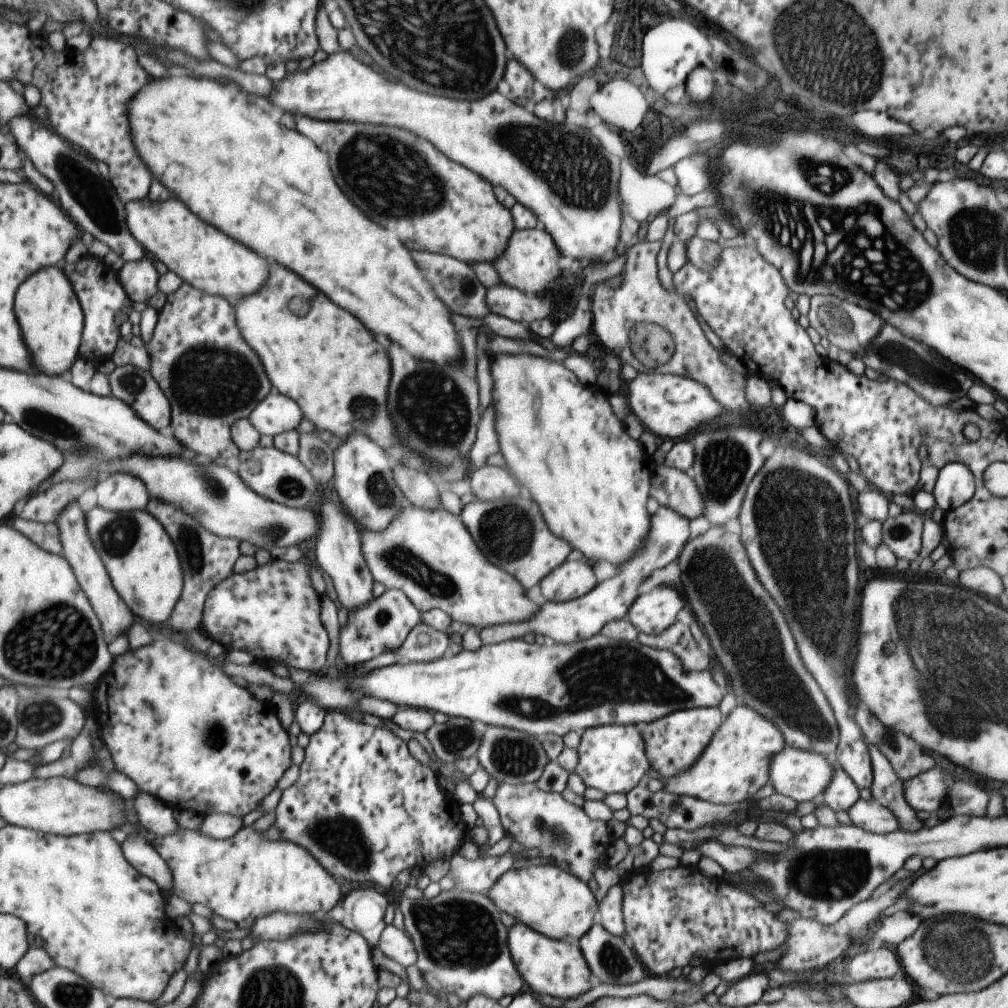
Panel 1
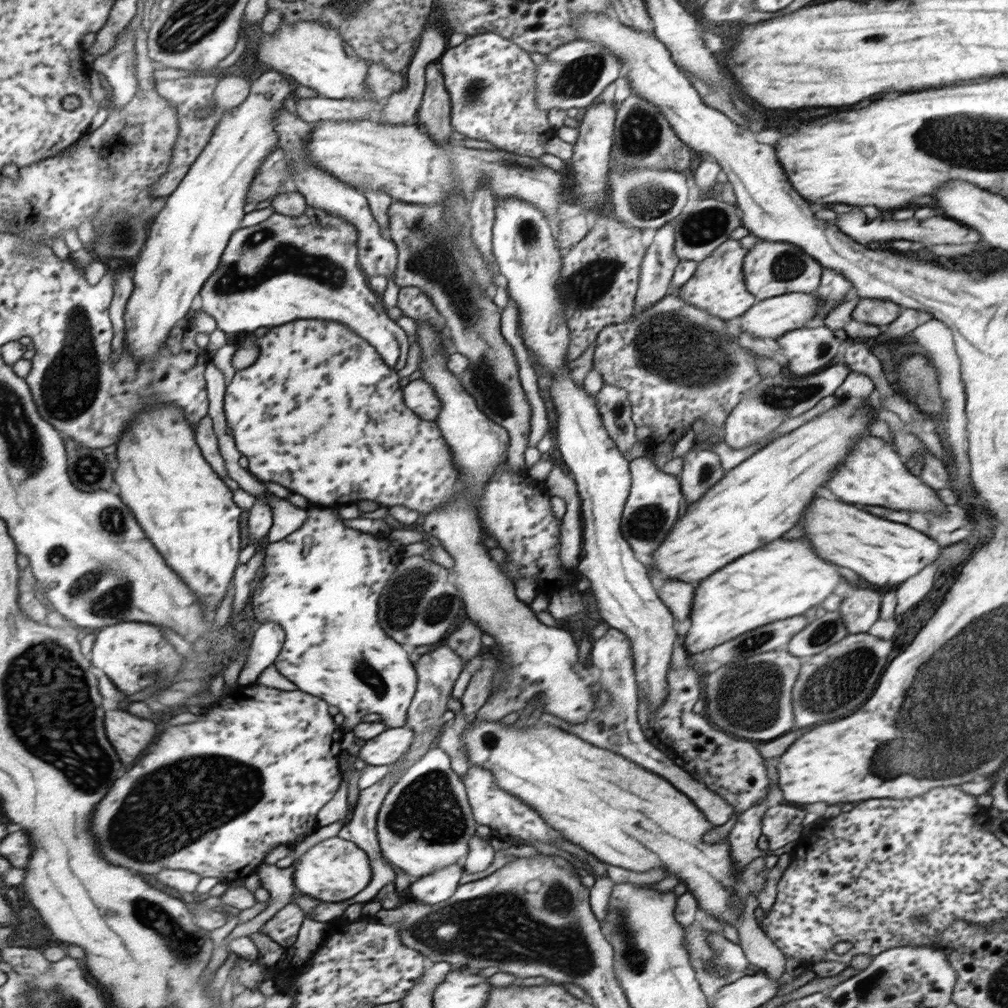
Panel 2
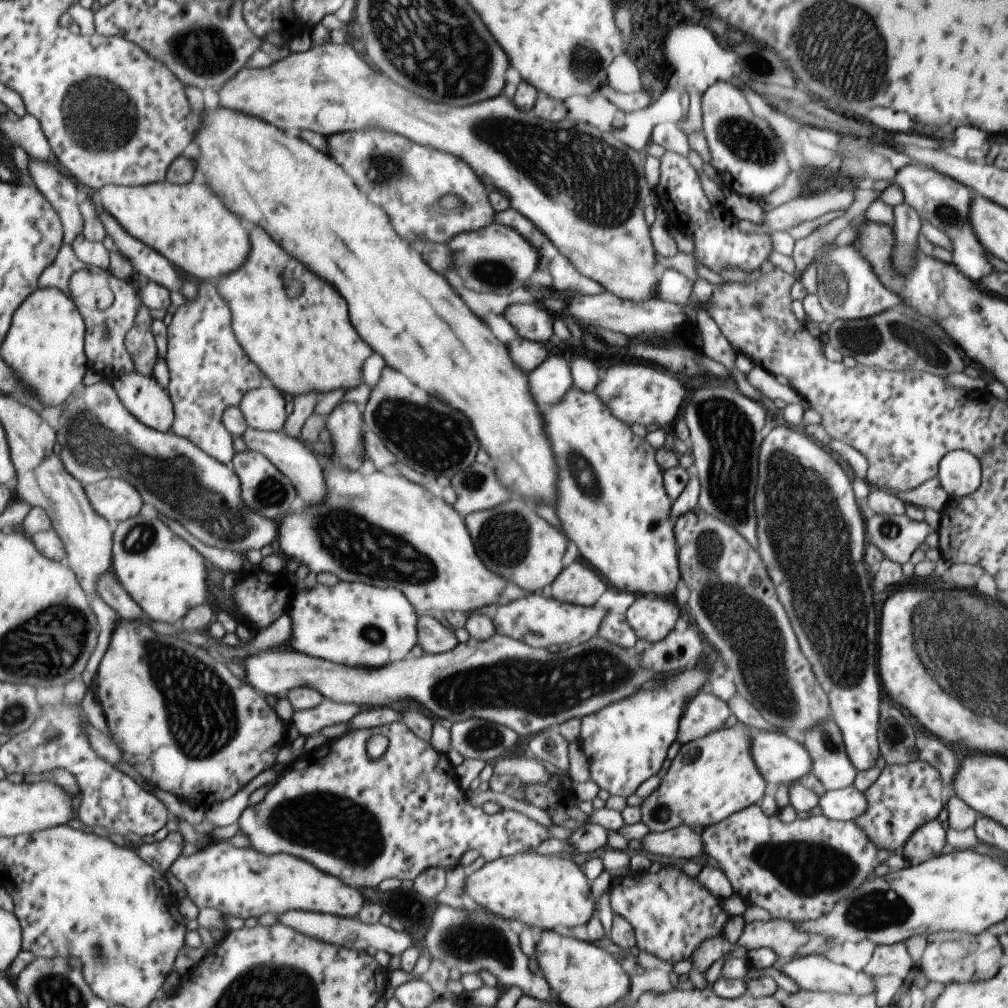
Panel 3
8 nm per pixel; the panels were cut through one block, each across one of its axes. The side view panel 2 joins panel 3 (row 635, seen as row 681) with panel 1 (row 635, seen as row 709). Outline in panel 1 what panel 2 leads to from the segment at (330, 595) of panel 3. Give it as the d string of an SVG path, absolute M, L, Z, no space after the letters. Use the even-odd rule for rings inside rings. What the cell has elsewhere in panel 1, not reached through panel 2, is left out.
M385 589L377 598L371 598L365 606L348 610L346 626L340 629L341 634L338 636L339 654L343 662L349 666L369 662L381 652L401 647L417 622L419 622L419 612L405 593L401 590Z

